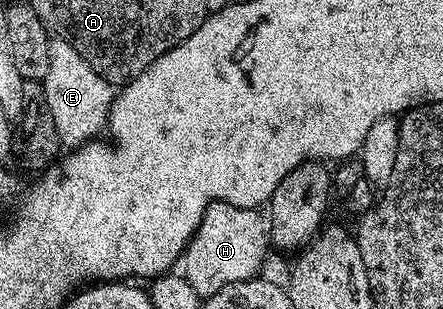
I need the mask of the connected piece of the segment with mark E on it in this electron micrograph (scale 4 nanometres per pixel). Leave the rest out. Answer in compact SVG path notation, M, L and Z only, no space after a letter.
M52 39L50 69L46 69L42 86L50 117L54 117L54 129L58 129L58 137L65 148L75 149L91 144L95 135L105 134L114 98L113 84L98 77L98 73L90 69L82 53L74 49L74 45L61 39Z

